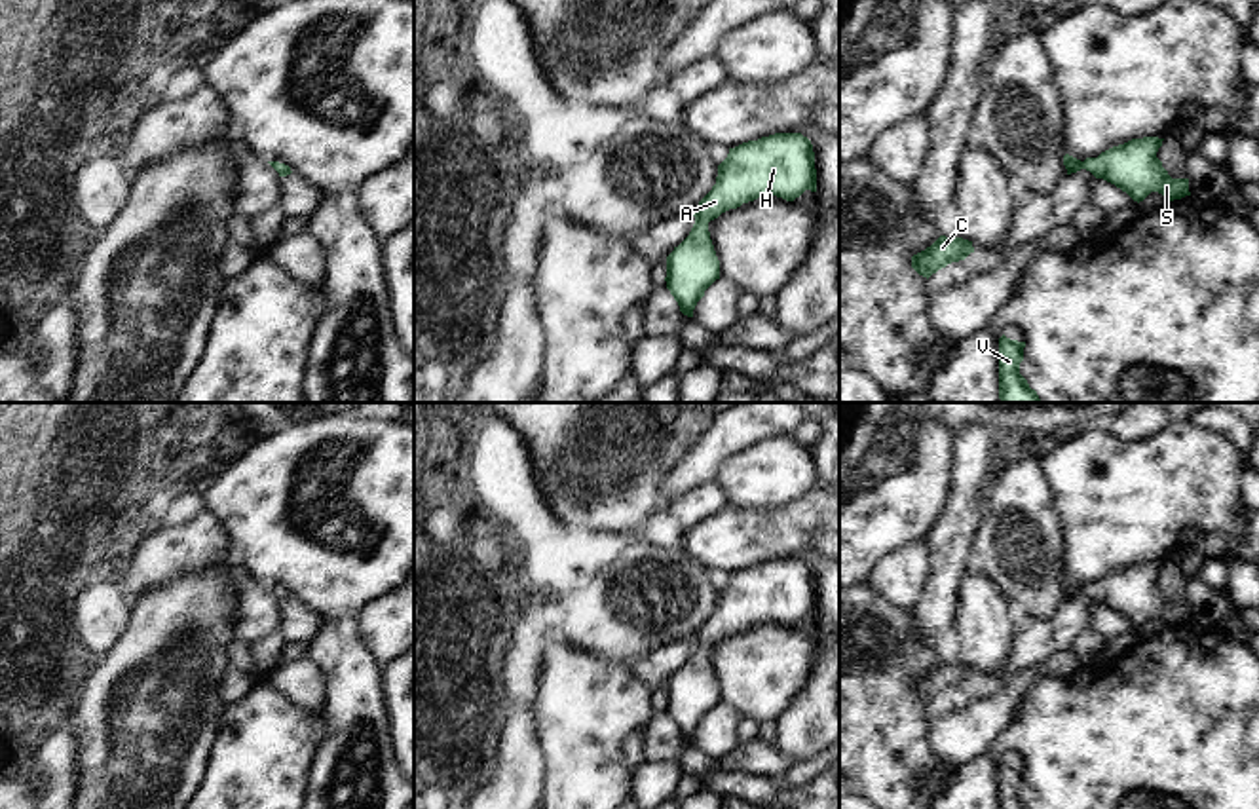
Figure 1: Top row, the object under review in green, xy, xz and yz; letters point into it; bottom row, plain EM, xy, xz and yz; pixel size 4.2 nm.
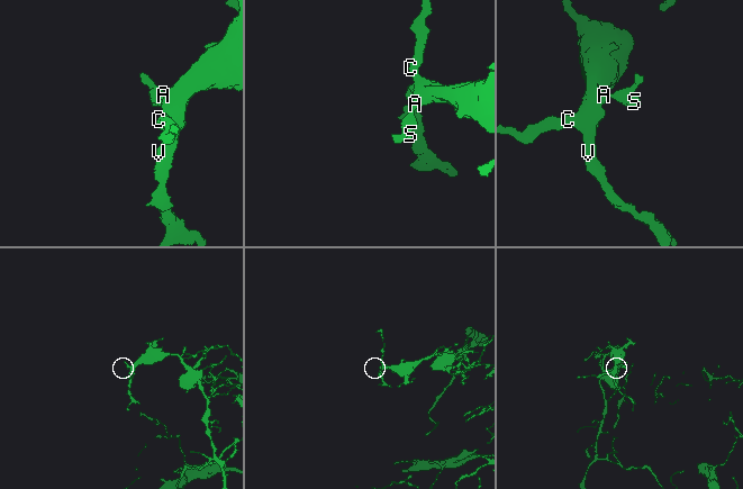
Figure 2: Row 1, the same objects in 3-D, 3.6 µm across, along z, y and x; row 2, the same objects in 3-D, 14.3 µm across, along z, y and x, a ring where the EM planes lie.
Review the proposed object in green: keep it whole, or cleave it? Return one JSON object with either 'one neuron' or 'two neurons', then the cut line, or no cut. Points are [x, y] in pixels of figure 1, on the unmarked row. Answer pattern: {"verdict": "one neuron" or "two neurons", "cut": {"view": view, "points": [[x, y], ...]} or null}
{"verdict": "one neuron", "cut": null}

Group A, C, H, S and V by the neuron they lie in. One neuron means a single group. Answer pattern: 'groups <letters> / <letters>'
groups A C H S V

